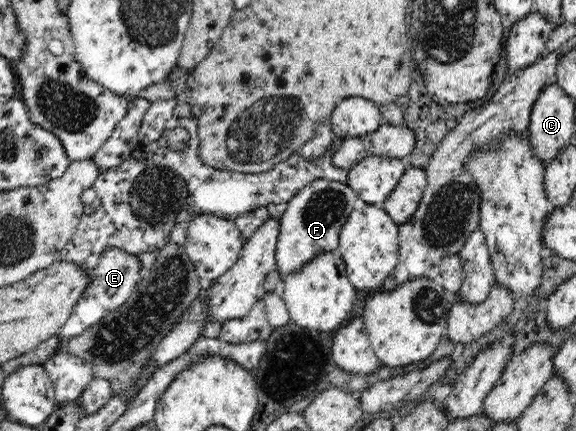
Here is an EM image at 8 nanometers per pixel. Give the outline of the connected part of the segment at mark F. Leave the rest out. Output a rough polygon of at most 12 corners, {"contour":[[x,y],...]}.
{"contour":[[318,179],[285,205],[279,277],[337,251],[361,204],[343,182]]}

